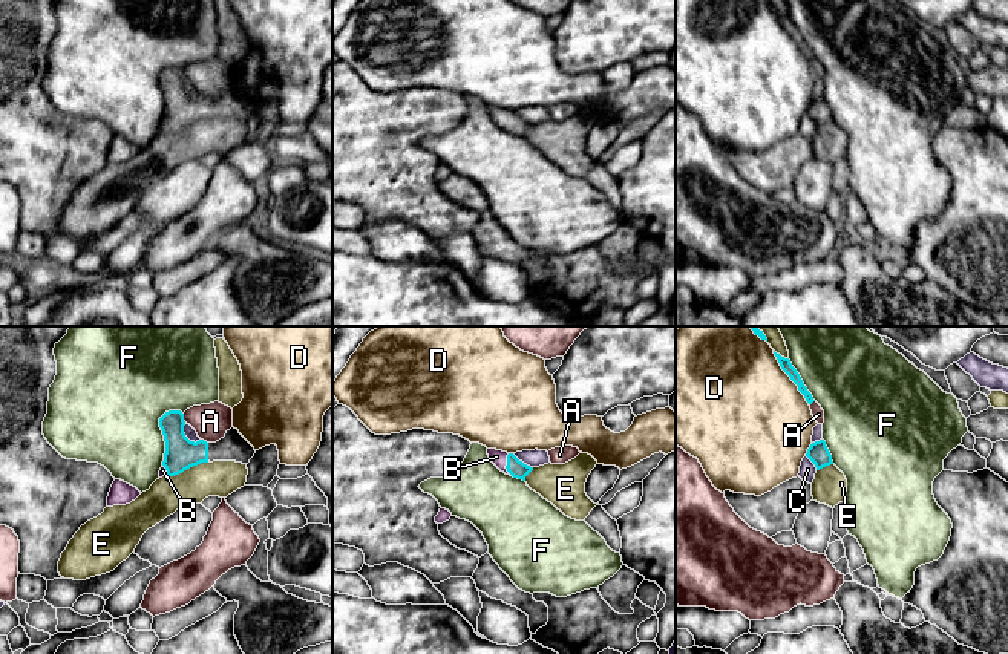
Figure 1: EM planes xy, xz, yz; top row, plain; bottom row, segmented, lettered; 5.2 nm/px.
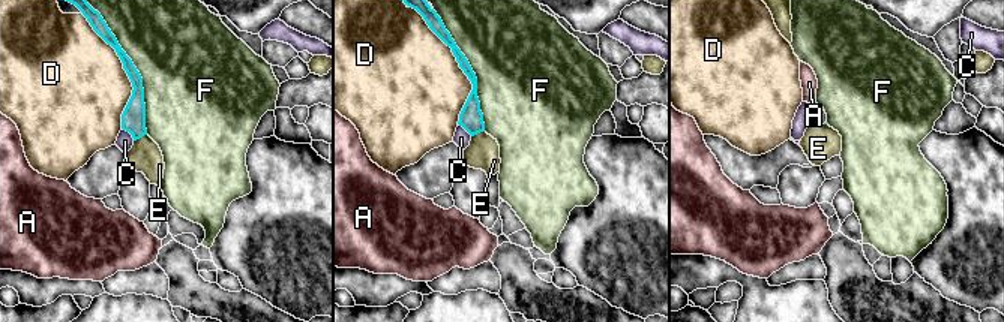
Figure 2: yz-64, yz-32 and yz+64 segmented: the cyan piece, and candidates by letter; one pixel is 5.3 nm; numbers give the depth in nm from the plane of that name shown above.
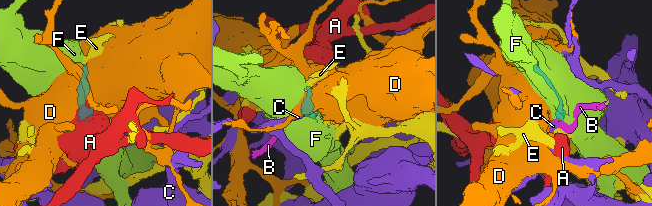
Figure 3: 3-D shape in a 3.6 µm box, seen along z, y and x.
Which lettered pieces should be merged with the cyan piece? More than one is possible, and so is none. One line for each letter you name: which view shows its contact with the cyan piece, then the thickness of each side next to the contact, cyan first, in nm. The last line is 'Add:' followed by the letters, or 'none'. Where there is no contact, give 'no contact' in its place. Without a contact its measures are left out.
B: xz | 90/80 nm
Add: B

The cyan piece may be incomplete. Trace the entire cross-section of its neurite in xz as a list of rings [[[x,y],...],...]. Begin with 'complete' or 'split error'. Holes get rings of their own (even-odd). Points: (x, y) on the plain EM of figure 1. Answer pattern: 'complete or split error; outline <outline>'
split error; outline [[[487,106],[490,118],[506,132],[525,138],[525,133],[533,124],[519,118],[513,110],[507,110],[496,106]]]

